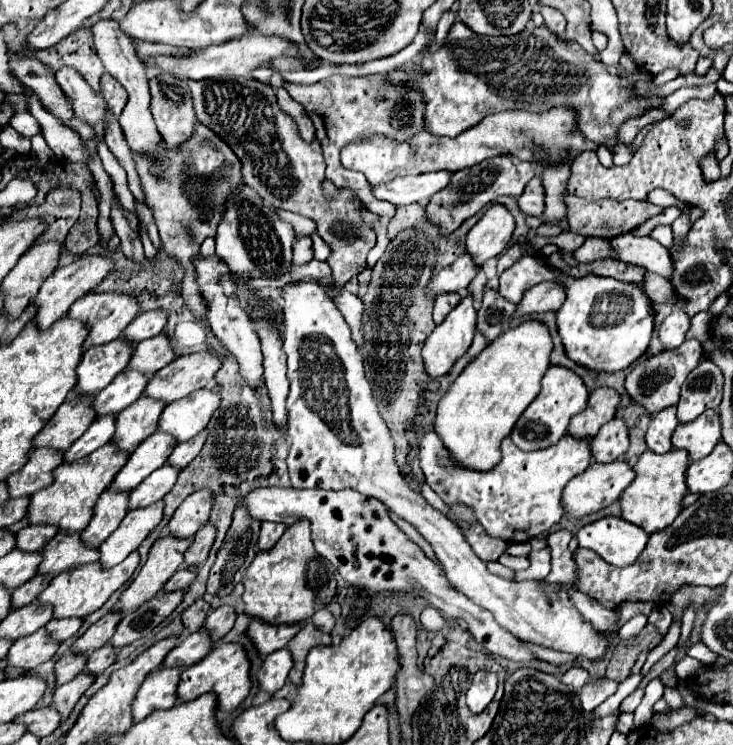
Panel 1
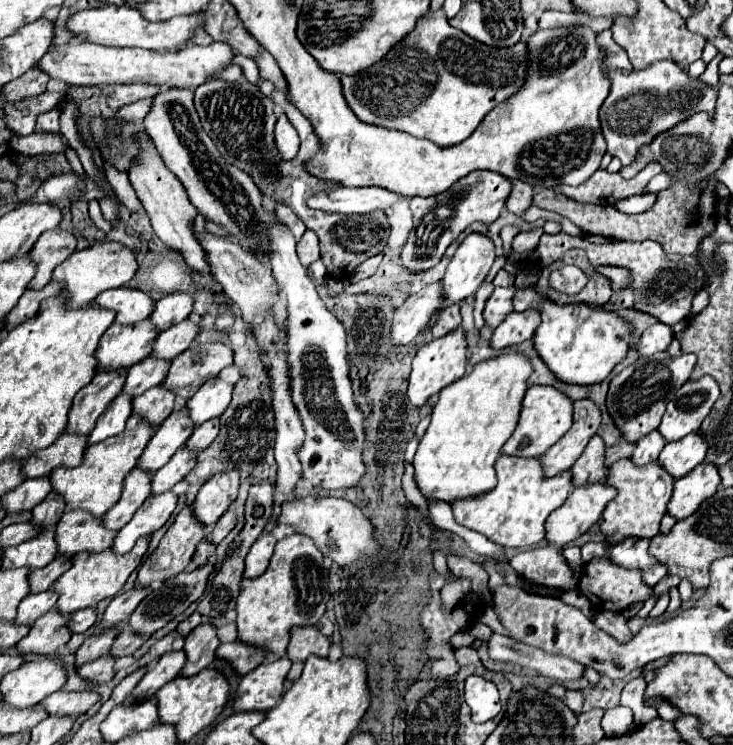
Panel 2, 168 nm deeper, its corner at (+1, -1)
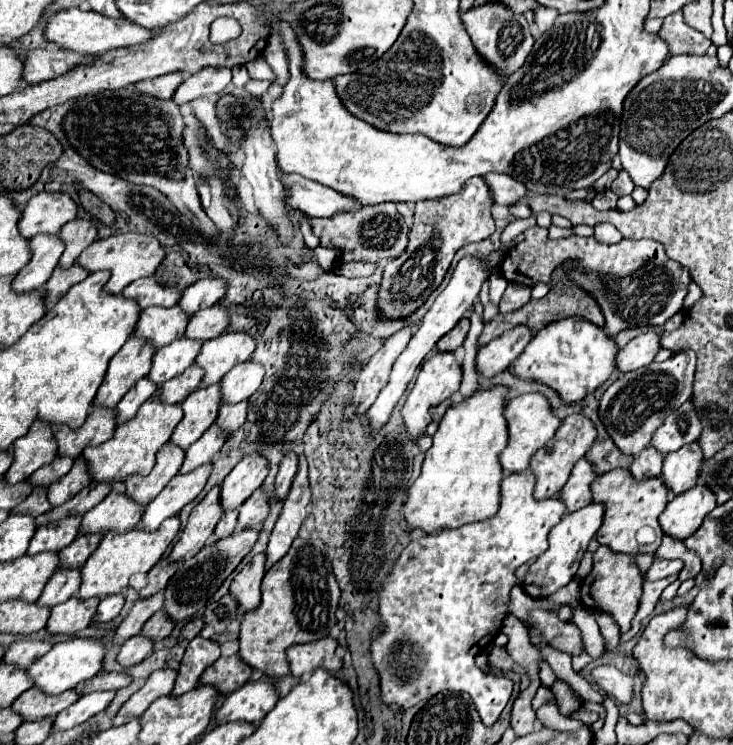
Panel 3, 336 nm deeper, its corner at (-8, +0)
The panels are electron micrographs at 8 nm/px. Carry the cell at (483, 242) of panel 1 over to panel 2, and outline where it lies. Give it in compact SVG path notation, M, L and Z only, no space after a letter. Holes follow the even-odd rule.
M470 233L470 235L462 241L462 245L456 249L456 253L454 253L452 261L448 263L448 269L446 269L446 273L444 273L444 277L442 277L442 297L444 297L444 301L442 301L440 309L436 311L436 315L430 317L430 323L428 323L422 331L428 331L428 329L434 327L434 323L436 323L436 319L438 319L438 313L440 313L442 309L446 309L446 307L450 307L450 305L456 305L456 303L460 303L462 299L466 299L466 297L470 297L470 295L476 293L476 289L480 287L480 283L482 283L484 277L488 275L488 271L490 271L490 267L492 267L492 263L494 263L494 257L496 257L494 245L492 245L492 241L490 241L486 235Z

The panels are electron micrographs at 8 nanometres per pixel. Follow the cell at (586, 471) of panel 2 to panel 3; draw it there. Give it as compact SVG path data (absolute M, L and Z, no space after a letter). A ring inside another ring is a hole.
M581 458L575 464L575 468L573 468L569 480L567 480L567 484L561 490L561 498L565 500L567 512L579 510L579 508L583 508L583 506L587 506L587 504L593 502L593 498L591 498L591 484L593 484L593 480L597 476L599 474L595 472L595 464L591 460Z

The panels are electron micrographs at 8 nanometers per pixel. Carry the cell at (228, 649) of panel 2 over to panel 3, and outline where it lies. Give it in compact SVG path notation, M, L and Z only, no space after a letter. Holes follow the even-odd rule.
M233 654L229 658L219 658L217 662L213 662L201 674L201 682L215 682L215 686L219 686L221 694L229 694L229 692L241 688L249 680L251 672L253 672L253 668L249 664L245 664L239 654Z

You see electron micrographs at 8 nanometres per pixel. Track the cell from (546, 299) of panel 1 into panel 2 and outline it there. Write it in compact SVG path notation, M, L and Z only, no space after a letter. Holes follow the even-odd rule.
M528 309L524 313L512 311L502 325L494 329L494 335L490 339L490 347L500 351L518 343L524 343L526 339L532 339L536 327L540 325L540 315L534 309Z

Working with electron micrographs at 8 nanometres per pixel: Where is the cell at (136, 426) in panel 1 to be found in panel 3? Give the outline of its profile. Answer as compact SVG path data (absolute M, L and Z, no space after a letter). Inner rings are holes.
M189 366L181 376L171 378L167 384L161 384L157 394L163 404L181 404L193 390L199 388L203 370L199 366Z

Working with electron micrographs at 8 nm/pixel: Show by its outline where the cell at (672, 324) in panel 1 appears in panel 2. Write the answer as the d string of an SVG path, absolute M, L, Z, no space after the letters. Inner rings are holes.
M656 323L656 325L648 327L642 333L642 337L640 337L638 345L636 345L636 351L638 351L640 357L648 357L648 355L654 355L658 351L666 351L672 337L674 337L674 333L672 333L672 329L668 325Z

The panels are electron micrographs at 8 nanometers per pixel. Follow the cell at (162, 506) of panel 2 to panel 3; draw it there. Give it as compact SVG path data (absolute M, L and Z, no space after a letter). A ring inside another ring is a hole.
M205 464L189 474L177 474L175 478L171 478L165 490L161 490L157 498L145 506L139 528L155 532L163 520L177 516L185 504L189 504L199 496L209 474L211 474L211 464Z

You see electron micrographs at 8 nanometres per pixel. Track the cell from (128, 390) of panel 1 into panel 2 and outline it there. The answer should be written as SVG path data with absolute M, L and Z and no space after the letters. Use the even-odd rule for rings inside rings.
M146 357L142 359L142 363L136 363L134 367L128 369L128 377L126 377L126 385L124 385L124 393L130 395L142 395L146 389L160 385L170 369L172 361L166 359L158 359L158 357Z

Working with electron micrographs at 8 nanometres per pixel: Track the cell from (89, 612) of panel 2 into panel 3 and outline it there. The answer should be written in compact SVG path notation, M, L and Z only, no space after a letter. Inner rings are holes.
M113 594L113 596L107 596L99 602L97 606L97 612L95 612L95 622L111 622L123 608L125 604L125 598L123 594Z

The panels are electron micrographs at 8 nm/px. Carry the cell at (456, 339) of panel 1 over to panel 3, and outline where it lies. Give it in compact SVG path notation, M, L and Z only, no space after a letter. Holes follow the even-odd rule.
M435 352L431 358L427 358L417 374L415 386L407 396L407 402L403 406L403 418L407 424L407 432L411 434L411 440L417 440L419 434L425 432L425 426L431 422L431 414L429 408L441 404L443 400L451 398L453 392L459 390L461 386L461 378L463 378L463 368L461 362L457 360L455 352Z

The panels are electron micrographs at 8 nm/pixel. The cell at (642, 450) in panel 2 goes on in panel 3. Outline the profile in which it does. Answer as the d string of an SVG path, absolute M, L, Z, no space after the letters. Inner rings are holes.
M647 446L631 464L631 472L635 478L647 478L647 476L659 476L663 464L663 454L655 450L653 446Z

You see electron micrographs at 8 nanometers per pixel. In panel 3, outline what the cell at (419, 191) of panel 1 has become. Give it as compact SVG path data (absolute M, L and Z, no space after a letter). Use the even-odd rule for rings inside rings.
M285 174L281 176L281 182L285 190L289 188L289 192L285 192L287 206L309 216L335 216L339 212L353 212L363 208L363 204L353 196L337 194L335 190L299 174Z

